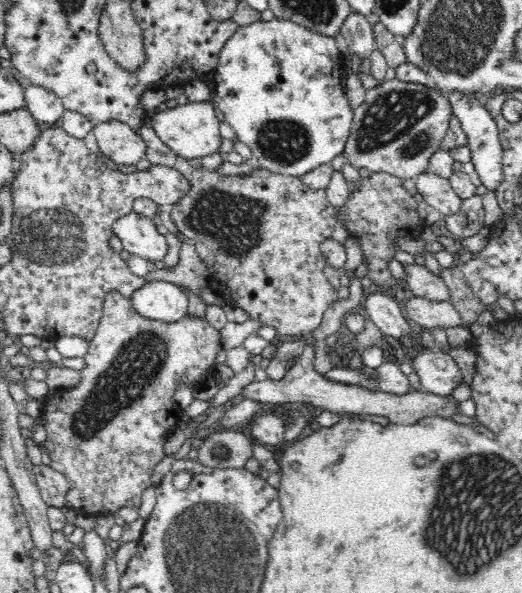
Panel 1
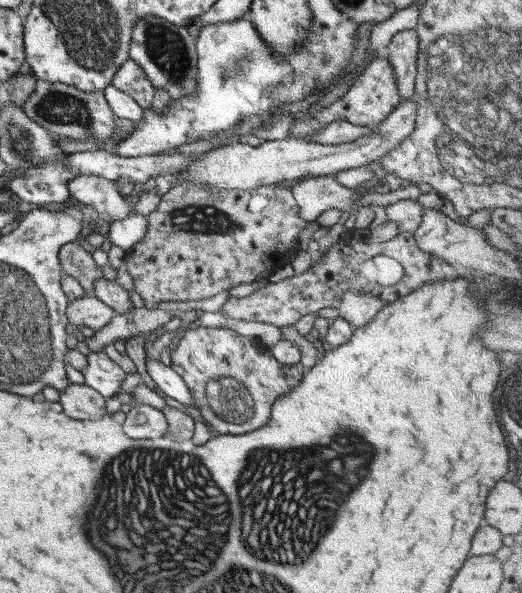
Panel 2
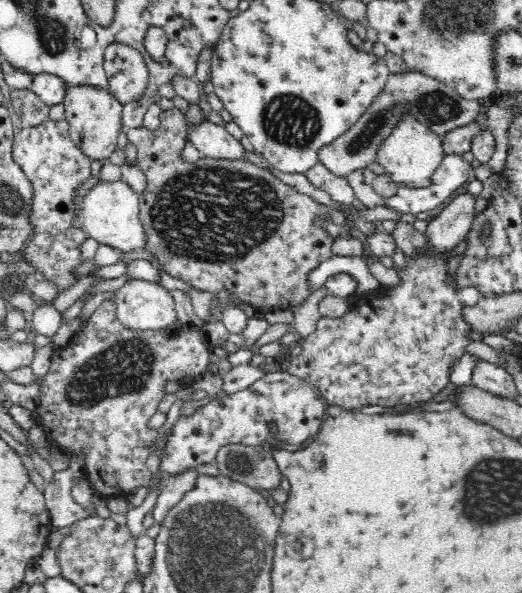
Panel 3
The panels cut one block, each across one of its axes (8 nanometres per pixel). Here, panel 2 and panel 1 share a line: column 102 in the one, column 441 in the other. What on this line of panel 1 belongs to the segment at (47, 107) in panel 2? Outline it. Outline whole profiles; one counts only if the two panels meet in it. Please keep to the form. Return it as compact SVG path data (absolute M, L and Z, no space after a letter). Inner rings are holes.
M398 79L394 80L386 80L382 85L378 85L375 88L367 91L366 98L364 98L364 103L360 105L353 112L353 123L351 124L351 132L349 134L348 140L344 146L344 153L342 157L344 161L350 163L352 167L355 167L357 170L360 168L366 168L372 173L388 173L398 177L400 180L404 180L407 178L414 179L418 174L422 174L422 172L426 172L428 166L430 165L430 158L441 150L442 139L446 132L449 129L449 122L453 115L453 110L451 109L450 103L448 103L448 97L444 97L444 94L436 89L432 89L431 87L423 86L422 84L413 84L412 82L400 82Z

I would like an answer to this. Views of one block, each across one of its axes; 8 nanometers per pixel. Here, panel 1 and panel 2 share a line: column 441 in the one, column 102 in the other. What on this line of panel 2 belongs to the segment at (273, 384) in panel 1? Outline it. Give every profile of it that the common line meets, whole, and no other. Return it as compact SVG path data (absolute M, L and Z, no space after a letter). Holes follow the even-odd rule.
M72 383L60 393L63 413L78 420L98 420L106 413L106 397L86 384Z

